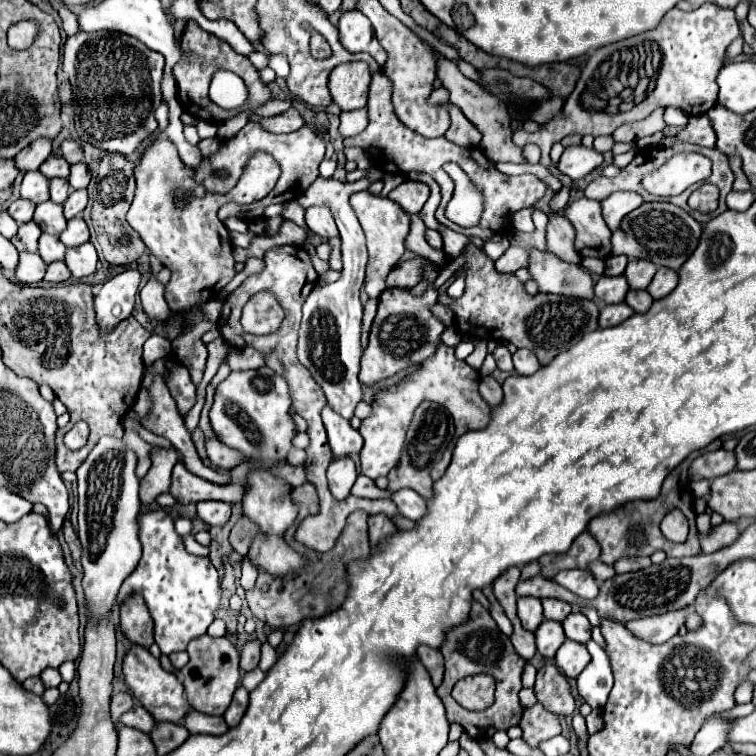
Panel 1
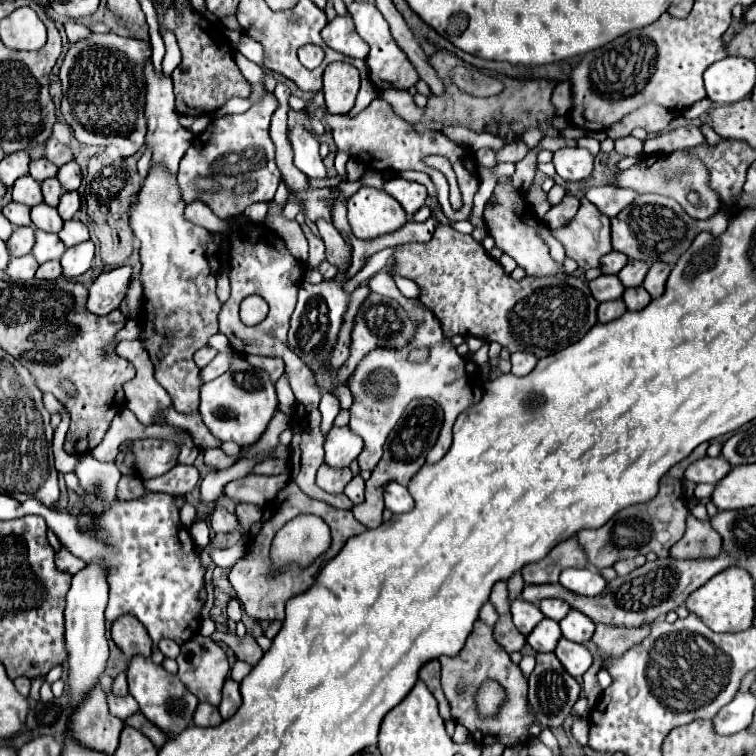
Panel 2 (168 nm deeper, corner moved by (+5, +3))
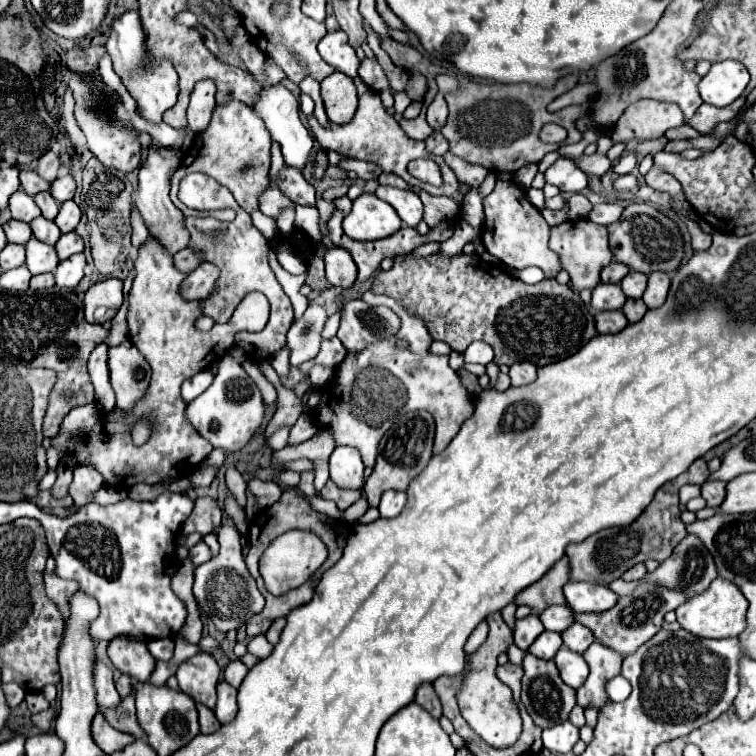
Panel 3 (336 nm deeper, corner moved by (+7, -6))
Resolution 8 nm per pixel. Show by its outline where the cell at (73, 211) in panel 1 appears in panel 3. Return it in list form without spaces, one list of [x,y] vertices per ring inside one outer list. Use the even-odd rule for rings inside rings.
[[[65,201],[63,207],[59,209],[59,215],[55,217],[55,225],[61,229],[61,233],[69,233],[77,227],[81,219],[81,211],[75,201]]]

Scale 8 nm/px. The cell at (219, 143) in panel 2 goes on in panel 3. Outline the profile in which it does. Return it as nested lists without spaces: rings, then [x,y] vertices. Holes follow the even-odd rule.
[[[229,101],[225,105],[217,105],[213,109],[209,127],[199,133],[191,145],[191,149],[183,155],[181,167],[173,175],[171,181],[171,201],[183,211],[183,215],[201,215],[201,217],[215,217],[219,221],[233,221],[235,211],[193,211],[185,209],[185,205],[177,199],[179,181],[195,171],[201,171],[213,179],[217,179],[221,185],[225,185],[235,201],[247,211],[253,213],[259,209],[259,193],[269,187],[269,147],[271,147],[271,135],[265,129],[261,117],[253,113],[253,109],[241,101]]]

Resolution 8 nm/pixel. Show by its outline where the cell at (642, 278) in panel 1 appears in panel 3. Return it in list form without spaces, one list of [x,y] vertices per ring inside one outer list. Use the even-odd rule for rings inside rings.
[[[629,271],[619,285],[621,285],[625,297],[639,299],[645,293],[645,287],[647,287],[647,275],[645,273],[637,273],[637,271]]]

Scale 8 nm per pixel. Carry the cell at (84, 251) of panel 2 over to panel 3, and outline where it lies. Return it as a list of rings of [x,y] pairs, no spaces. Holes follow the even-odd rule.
[[[77,253],[65,261],[61,261],[55,269],[55,283],[59,287],[69,287],[73,289],[81,279],[83,279],[83,269],[85,269],[85,255]]]

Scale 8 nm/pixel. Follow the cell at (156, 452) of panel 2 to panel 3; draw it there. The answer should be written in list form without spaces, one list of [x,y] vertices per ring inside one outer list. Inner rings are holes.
[[[147,239],[141,247],[139,257],[135,259],[135,271],[137,275],[129,291],[127,327],[131,341],[151,365],[149,387],[133,409],[121,411],[121,421],[111,421],[109,415],[101,415],[89,433],[57,433],[51,439],[51,445],[61,453],[57,481],[51,487],[51,495],[55,499],[65,499],[69,495],[73,471],[79,465],[91,465],[97,469],[103,475],[105,487],[113,487],[117,491],[129,491],[137,483],[155,485],[163,479],[191,475],[207,459],[213,447],[203,437],[197,437],[197,431],[185,421],[185,401],[179,393],[181,383],[187,377],[211,367],[235,345],[233,323],[237,325],[237,331],[261,331],[267,325],[269,301],[261,293],[249,293],[225,325],[215,325],[207,333],[197,331],[193,323],[201,317],[199,301],[185,301],[179,295],[179,283],[187,275],[173,267],[171,255],[157,247],[157,241]],[[161,301],[167,301],[167,307],[163,307]],[[139,419],[149,419],[153,429],[151,437],[137,447],[131,439],[131,427]]]

